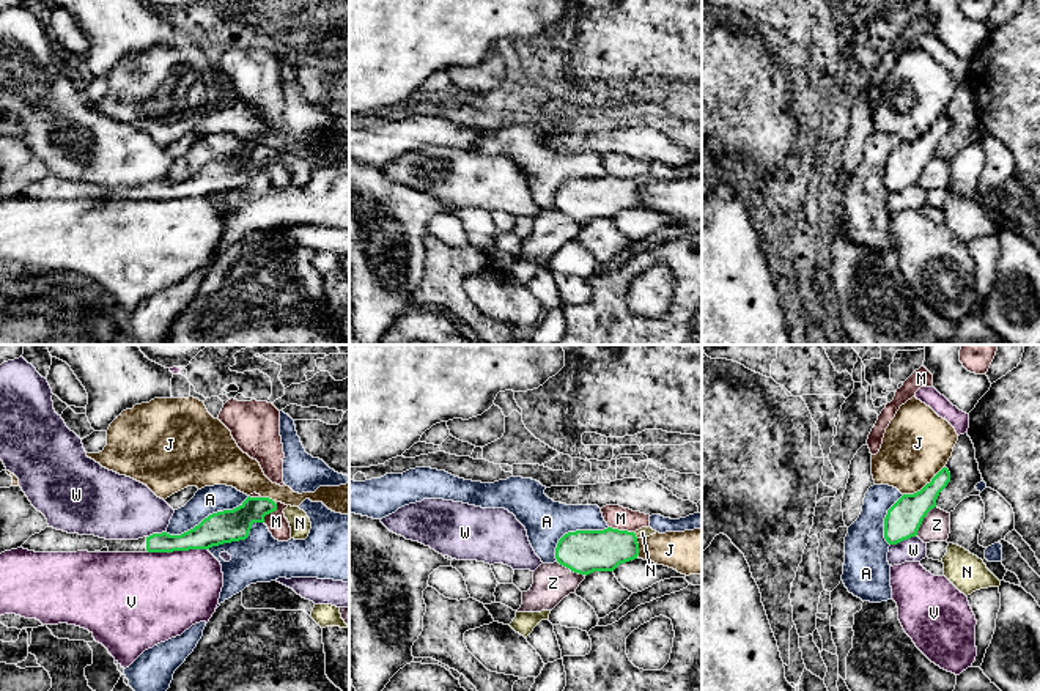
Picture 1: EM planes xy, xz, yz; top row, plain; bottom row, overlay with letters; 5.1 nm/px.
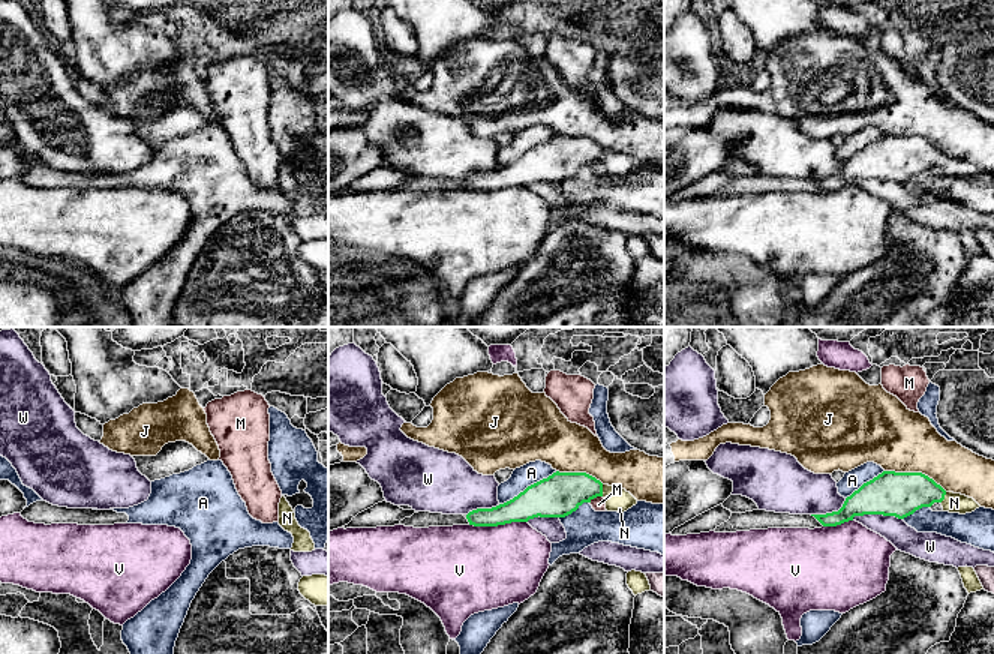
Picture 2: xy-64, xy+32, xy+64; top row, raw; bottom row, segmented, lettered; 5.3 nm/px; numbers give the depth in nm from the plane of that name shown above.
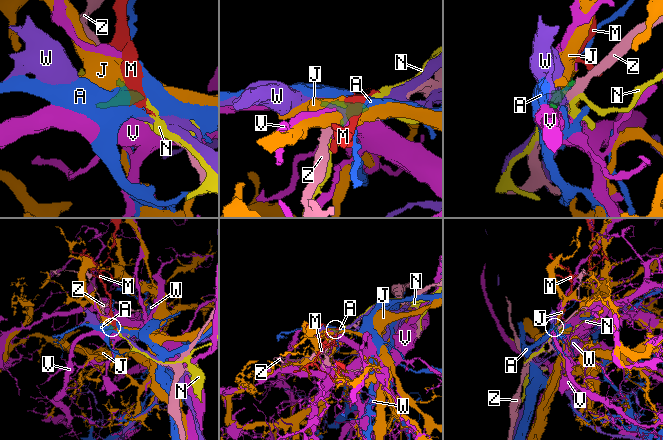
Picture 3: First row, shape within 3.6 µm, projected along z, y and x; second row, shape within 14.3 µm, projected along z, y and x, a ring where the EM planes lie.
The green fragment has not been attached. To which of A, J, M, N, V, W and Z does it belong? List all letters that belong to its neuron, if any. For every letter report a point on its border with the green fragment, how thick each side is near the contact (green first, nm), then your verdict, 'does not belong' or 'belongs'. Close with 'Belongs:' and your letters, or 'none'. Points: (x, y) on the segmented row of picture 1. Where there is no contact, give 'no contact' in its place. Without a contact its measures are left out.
A: contact xy (208, 517); calibres 170 and 140 nm; does not belong
J: contact yz (925, 485); calibres 180 and 360 nm; does not belong
M: contact xy (271, 512); calibres 170 and 110 nm; does not belong
N: contact xz (634, 535); calibres 220 and 50 nm; belongs
V: contact xy (177, 550); calibres 160 and 440 nm; does not belong
W: contact yz (903, 539); calibres 180 and 130 nm; does not belong
Z: contact yz (922, 520); calibres 180 and 140 nm; does not belong
Belongs: N

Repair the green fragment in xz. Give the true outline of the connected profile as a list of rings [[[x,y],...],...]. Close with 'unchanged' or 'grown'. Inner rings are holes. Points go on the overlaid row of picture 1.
[[[650,526],[636,532],[607,527],[565,534],[555,548],[560,565],[579,575],[614,571],[620,564],[637,559],[639,538],[656,534]]] | grown

